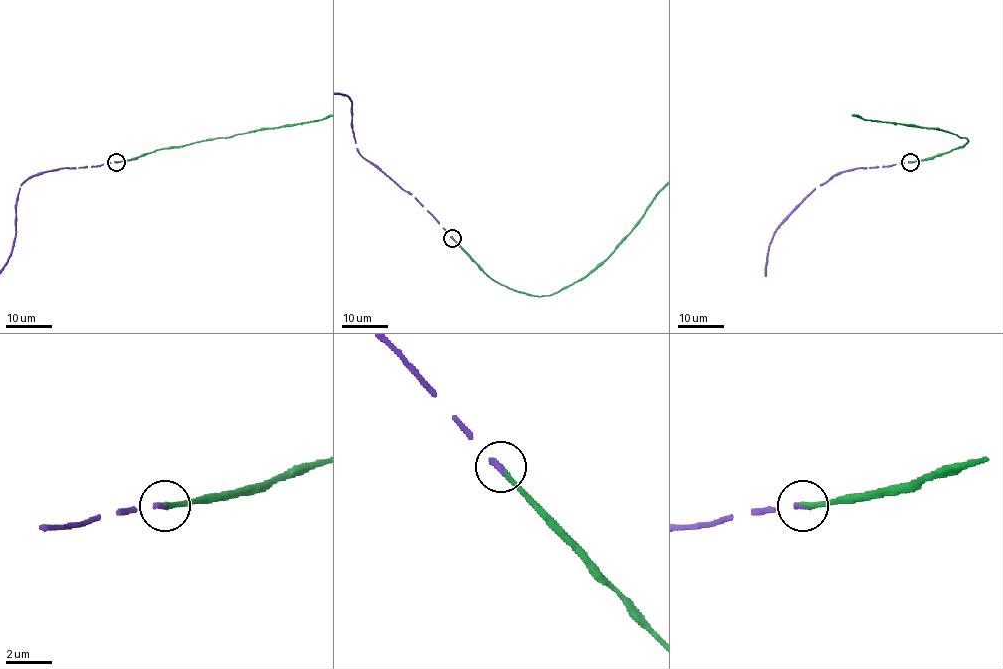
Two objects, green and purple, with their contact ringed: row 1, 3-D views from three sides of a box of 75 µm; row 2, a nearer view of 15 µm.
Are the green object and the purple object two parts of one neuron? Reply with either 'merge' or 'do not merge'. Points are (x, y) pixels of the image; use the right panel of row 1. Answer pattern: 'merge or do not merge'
merge

